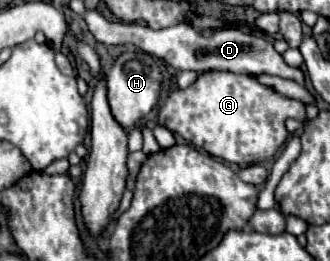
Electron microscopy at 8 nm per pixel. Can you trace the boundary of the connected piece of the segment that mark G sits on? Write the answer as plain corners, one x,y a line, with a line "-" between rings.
206,71
186,89
174,89
160,109
160,123
182,135
194,147
208,151
228,163
250,165
274,157
288,139
284,121
294,117
306,119
304,103
288,99
272,87
264,87
252,75
236,75
230,71

